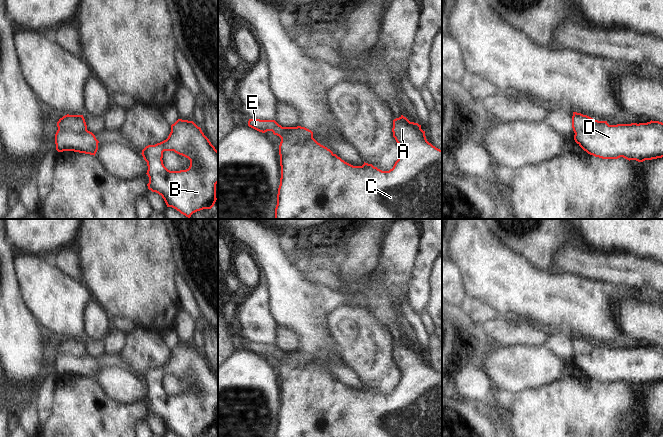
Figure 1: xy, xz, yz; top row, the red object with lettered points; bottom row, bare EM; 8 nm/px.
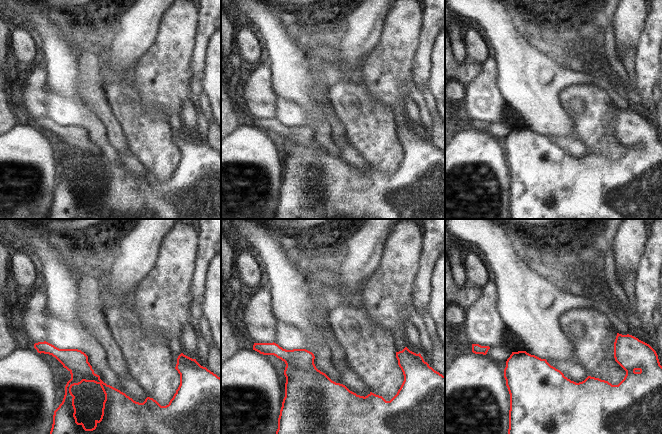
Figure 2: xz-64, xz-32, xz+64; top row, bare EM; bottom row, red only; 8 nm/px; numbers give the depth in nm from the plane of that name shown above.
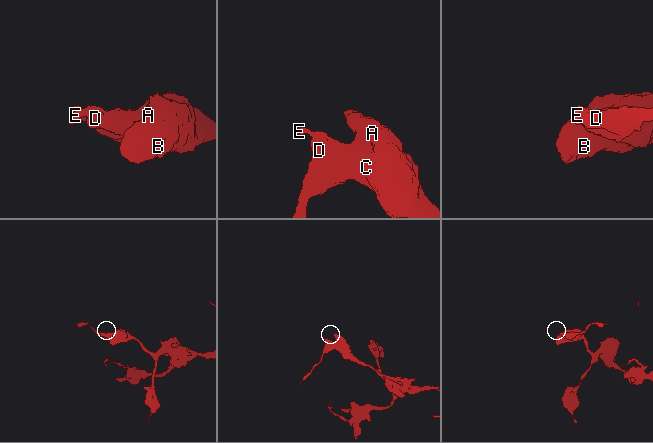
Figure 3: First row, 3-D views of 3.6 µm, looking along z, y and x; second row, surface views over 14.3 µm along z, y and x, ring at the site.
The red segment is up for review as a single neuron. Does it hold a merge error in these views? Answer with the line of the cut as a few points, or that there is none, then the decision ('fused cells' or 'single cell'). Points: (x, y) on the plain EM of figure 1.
cut xz (280, 360), (294, 356), (299, 366), (305, 366), (312, 361); fused cells

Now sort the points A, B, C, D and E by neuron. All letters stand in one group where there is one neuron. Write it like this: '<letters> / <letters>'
A B C D / E

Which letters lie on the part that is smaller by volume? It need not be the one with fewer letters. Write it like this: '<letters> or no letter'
E

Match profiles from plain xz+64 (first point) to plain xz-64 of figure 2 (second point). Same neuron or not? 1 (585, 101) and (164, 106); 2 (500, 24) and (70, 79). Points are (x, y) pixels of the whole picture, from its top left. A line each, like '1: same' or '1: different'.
1: different
2: same

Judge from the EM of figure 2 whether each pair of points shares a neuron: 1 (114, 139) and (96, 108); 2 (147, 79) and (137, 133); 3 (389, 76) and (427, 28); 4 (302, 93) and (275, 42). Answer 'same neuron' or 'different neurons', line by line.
1: same neuron
2: different neurons
3: different neurons
4: same neuron

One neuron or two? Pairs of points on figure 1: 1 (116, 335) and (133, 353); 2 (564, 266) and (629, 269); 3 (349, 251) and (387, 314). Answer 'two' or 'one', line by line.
1: two
2: one
3: two

